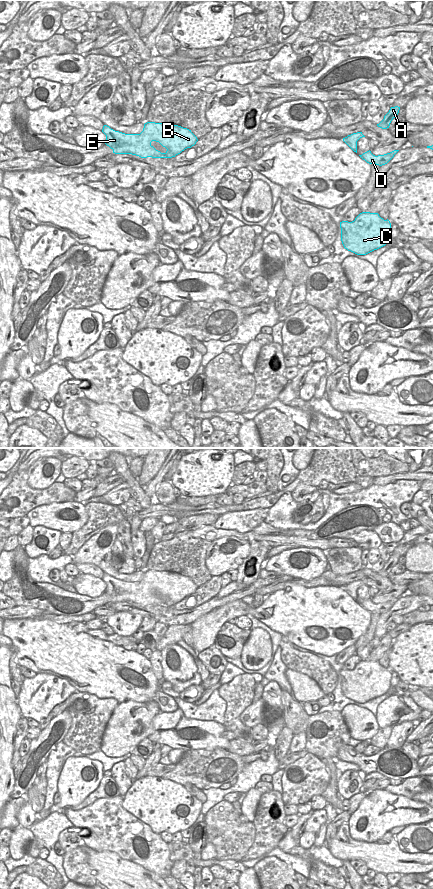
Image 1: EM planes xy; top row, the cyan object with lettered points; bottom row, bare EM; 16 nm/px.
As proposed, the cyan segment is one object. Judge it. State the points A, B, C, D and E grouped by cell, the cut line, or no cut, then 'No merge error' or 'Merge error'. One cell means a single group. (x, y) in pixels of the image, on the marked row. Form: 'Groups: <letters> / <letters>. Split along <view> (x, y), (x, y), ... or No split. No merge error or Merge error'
Groups: A B C D E. No split. No merge error.

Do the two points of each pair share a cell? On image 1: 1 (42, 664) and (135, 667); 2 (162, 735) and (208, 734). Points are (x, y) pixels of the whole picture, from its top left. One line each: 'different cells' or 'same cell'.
1: same cell
2: same cell

